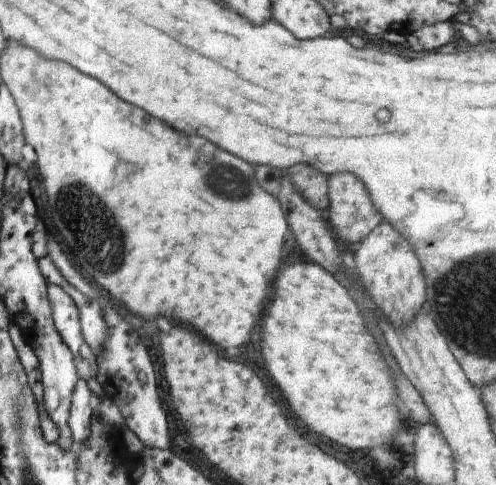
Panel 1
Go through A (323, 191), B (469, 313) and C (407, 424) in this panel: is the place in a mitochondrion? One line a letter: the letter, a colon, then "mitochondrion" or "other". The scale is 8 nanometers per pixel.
A: other
B: mitochondrion
C: other

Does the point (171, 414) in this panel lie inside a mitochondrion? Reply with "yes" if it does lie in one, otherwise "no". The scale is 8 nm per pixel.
no

